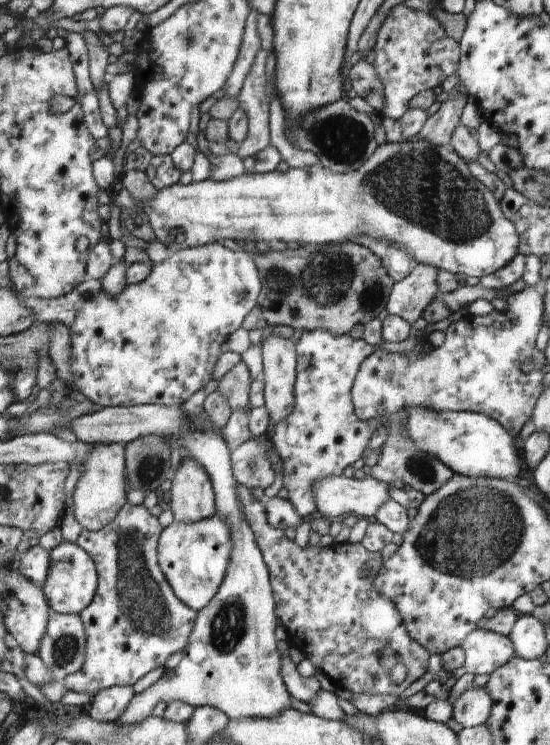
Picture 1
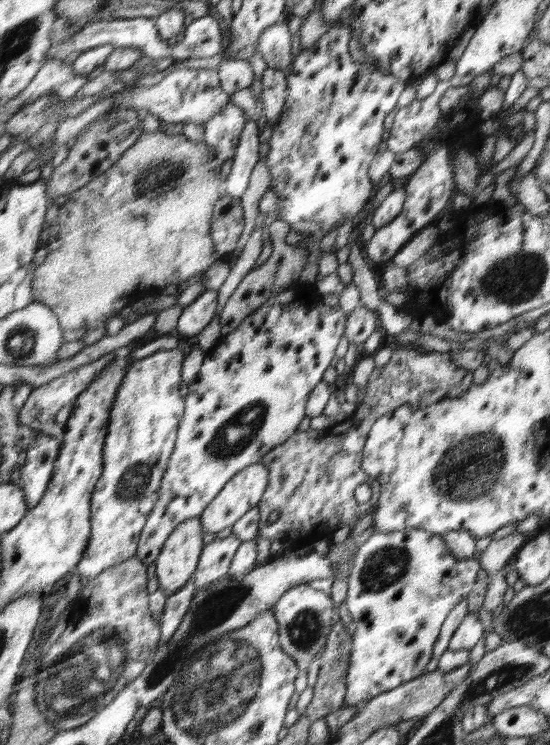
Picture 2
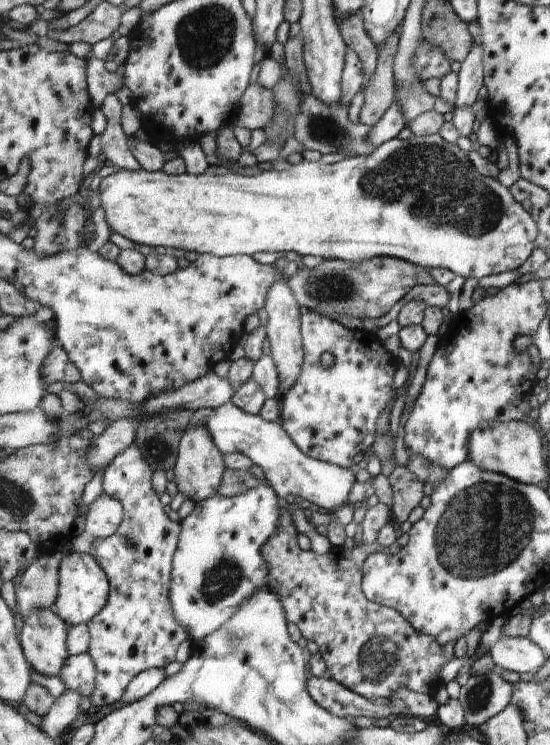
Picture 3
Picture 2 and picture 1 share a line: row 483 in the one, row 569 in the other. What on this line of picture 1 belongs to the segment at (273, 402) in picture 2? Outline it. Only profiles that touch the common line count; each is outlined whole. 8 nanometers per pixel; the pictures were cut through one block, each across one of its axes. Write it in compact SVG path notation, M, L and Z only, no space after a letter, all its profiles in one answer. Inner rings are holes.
M218 513L214 514L214 518L192 524L174 521L169 527L165 527L161 538L161 567L176 594L199 613L213 602L220 584L224 582L224 572L226 566L230 565L232 550L230 528Z

